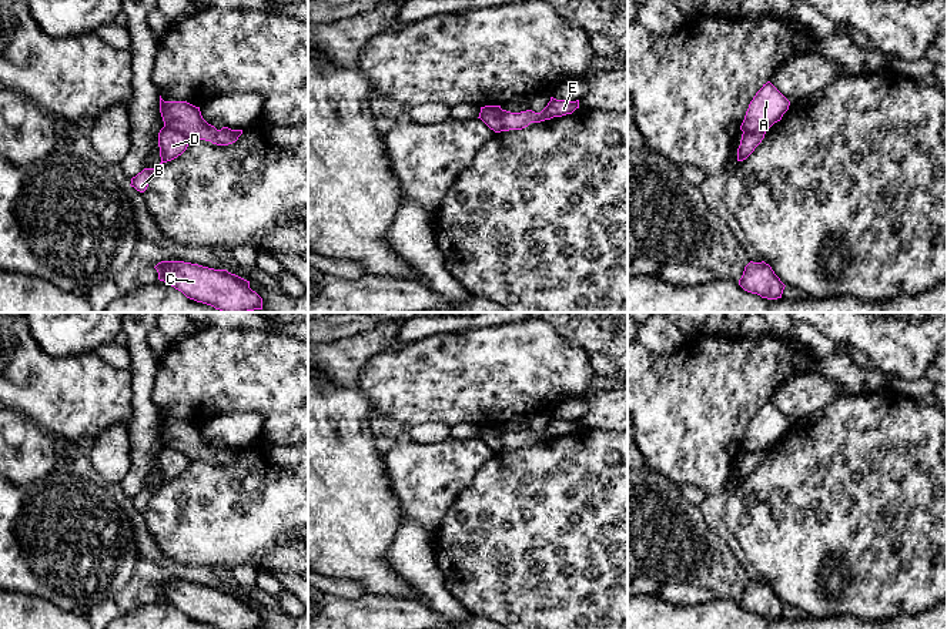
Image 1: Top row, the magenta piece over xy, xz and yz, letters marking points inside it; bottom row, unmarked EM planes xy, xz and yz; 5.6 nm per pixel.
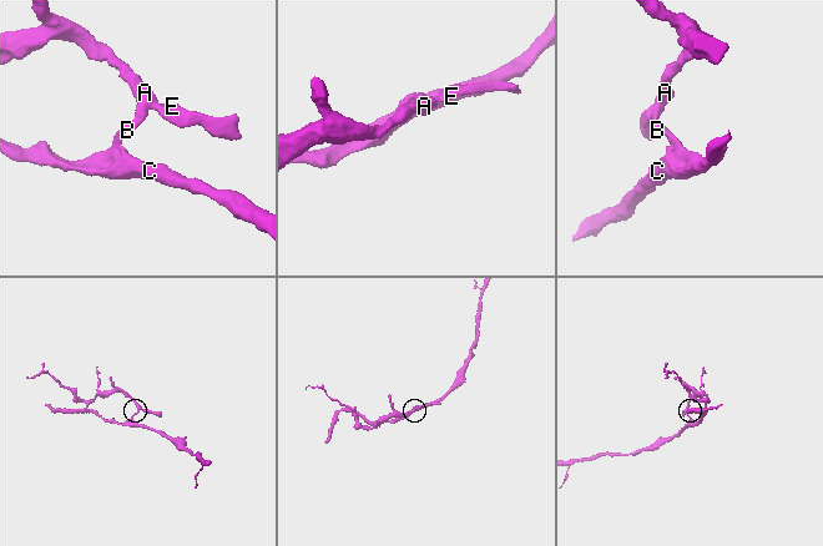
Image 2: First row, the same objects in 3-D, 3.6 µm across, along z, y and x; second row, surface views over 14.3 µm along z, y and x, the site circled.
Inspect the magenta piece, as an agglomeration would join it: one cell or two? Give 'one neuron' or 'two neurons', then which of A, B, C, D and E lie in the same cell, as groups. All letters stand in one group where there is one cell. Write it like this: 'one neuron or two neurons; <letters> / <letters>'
two neurons; A E / B C D

